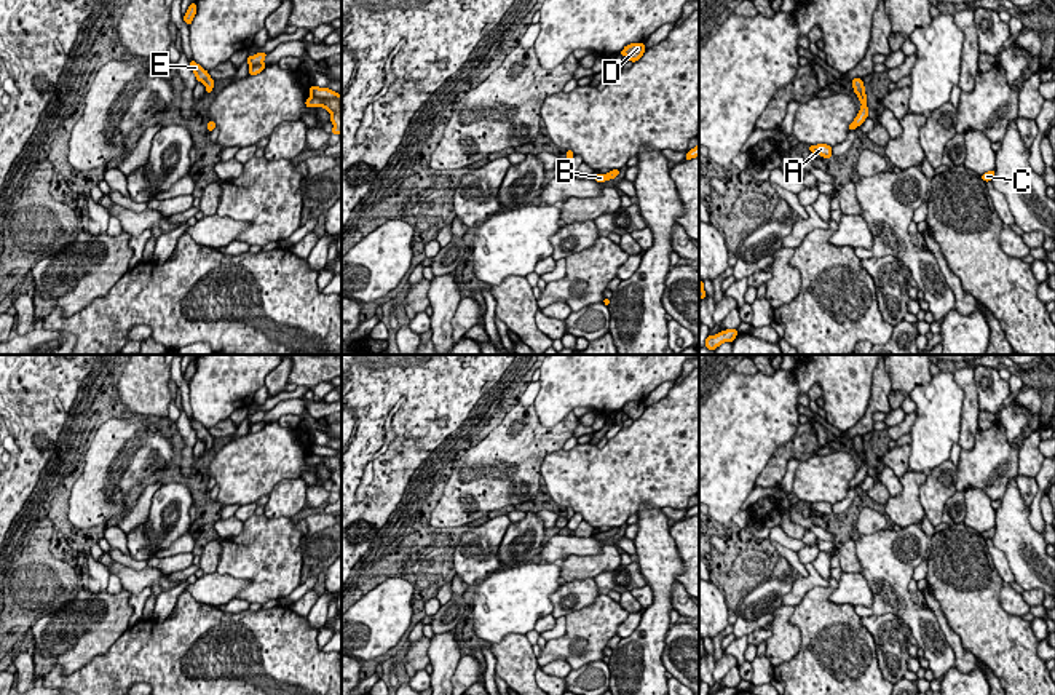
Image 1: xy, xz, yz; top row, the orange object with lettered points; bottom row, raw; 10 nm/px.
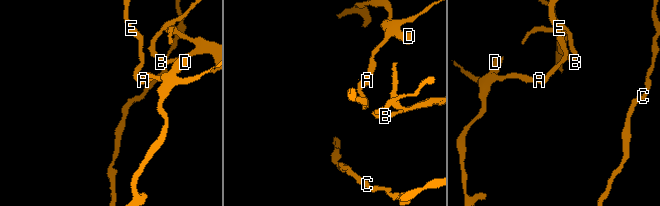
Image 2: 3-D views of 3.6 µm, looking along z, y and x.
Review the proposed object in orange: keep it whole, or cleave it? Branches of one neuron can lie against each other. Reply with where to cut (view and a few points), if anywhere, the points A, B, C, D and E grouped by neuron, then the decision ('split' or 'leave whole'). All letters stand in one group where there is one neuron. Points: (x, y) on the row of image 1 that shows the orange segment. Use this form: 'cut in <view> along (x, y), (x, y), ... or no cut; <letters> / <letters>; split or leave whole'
no cut; A B C D E; leave whole

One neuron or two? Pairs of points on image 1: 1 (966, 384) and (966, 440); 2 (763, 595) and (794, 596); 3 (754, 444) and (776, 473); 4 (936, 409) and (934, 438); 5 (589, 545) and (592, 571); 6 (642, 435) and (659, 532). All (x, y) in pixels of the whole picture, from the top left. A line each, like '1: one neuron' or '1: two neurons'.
1: one neuron
2: two neurons
3: two neurons
4: one neuron
5: two neurons
6: two neurons

